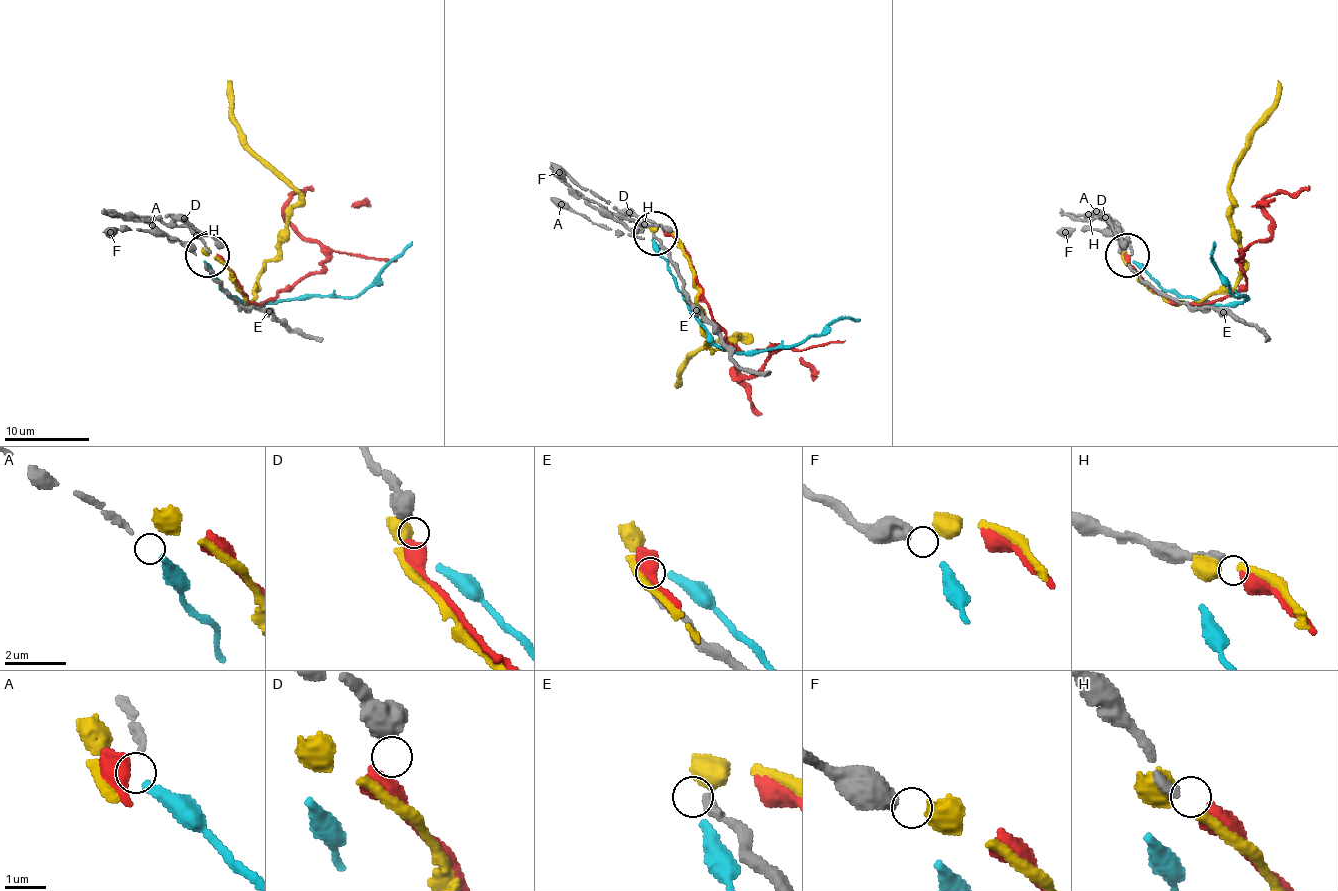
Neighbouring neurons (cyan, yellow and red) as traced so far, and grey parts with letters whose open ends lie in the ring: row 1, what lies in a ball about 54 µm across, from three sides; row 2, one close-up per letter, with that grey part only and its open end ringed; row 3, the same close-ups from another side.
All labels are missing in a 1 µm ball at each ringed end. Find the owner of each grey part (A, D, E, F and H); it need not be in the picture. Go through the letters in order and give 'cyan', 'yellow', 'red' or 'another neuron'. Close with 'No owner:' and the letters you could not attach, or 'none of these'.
A: cyan
D: another neuron
E: another neuron
F: another neuron
H: red
No owner: D, E, F

